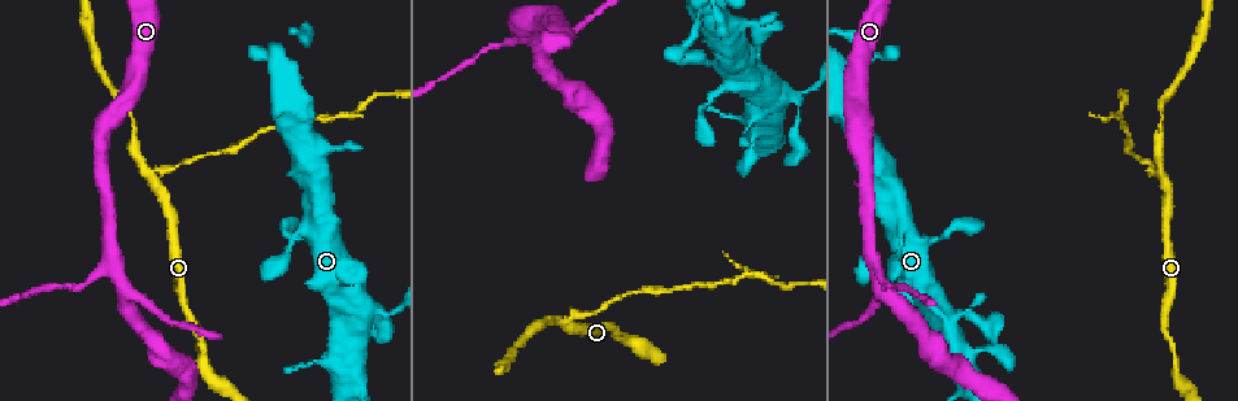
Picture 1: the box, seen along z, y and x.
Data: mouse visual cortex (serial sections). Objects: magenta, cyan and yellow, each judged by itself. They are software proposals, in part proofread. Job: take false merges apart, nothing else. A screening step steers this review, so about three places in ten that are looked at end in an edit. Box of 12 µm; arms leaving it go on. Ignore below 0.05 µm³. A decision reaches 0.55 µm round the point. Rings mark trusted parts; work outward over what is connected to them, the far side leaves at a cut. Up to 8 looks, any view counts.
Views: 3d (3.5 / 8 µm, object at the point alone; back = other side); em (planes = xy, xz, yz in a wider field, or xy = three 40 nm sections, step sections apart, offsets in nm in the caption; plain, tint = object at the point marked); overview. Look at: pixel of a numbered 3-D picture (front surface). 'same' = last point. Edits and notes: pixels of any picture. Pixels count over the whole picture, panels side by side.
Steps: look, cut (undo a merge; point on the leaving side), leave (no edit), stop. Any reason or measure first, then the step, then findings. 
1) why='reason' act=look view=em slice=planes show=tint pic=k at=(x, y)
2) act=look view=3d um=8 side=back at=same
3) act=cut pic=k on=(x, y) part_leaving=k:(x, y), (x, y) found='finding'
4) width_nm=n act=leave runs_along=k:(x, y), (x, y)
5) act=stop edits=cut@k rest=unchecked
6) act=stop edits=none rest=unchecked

why='a narrow waist' act=look view=3d um=8 pic=1 at=(368, 309)

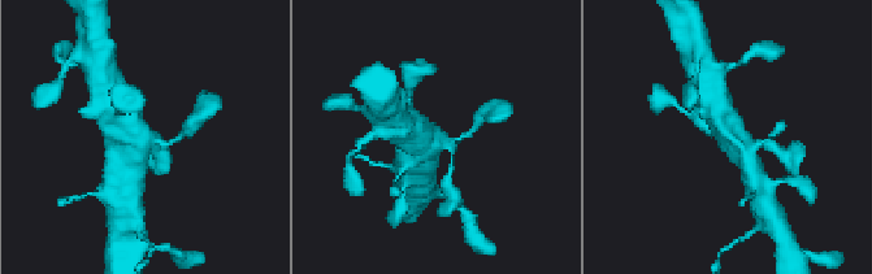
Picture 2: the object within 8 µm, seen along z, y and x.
act=look view=em slice=xy step=1 show=tint pic=2 at=(437, 143)

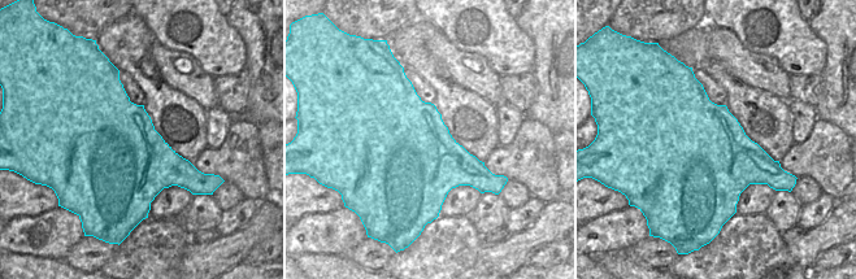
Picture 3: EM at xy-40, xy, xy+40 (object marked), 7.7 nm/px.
act=leave found='one cell here'

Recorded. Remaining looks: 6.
why='three arms meet' act=look view=3d um=8 pic=1 at=(873, 263)

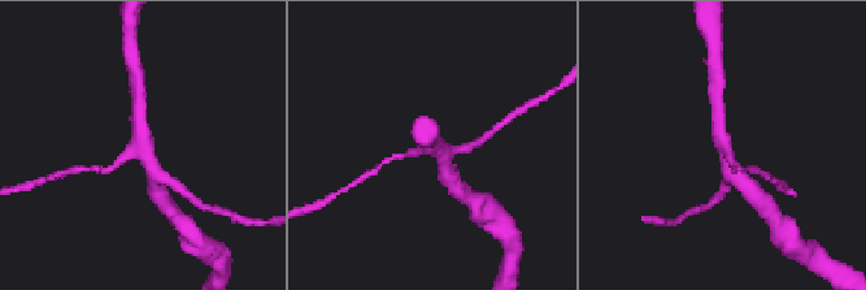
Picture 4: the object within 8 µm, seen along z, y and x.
act=look view=3d um=3.5 pic=4 at=(434, 148)

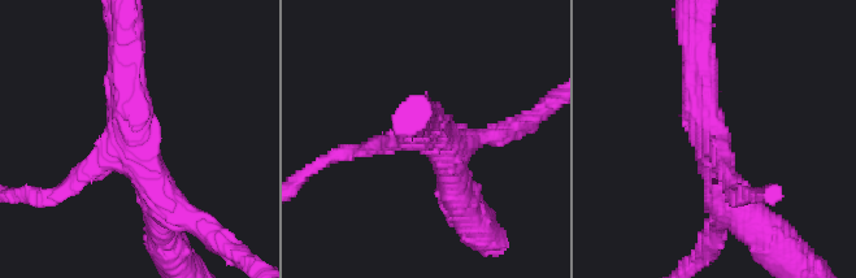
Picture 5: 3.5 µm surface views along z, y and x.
arms=3 arm_widths_nm=250,350,450 act=look view=em slice=xy step=2 show=tint pic=5 at=(129, 138)

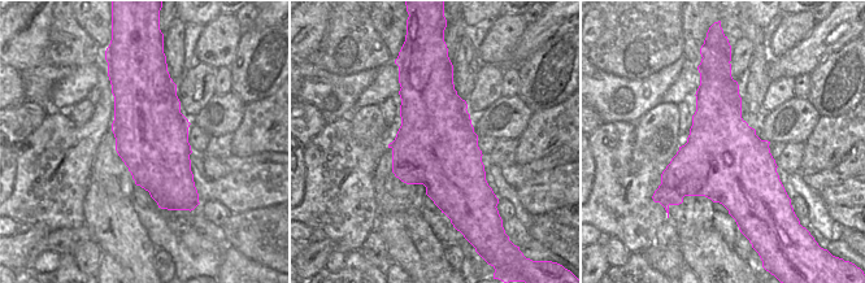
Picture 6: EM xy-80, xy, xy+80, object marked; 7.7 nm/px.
width_nm=650 act=leave runs_along=5:(696, 50), (700, 113), (739, 209) found='one cell here'

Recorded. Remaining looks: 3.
why='three arms meet' act=look view=3d um=3.5 pic=1 at=(1161, 176)

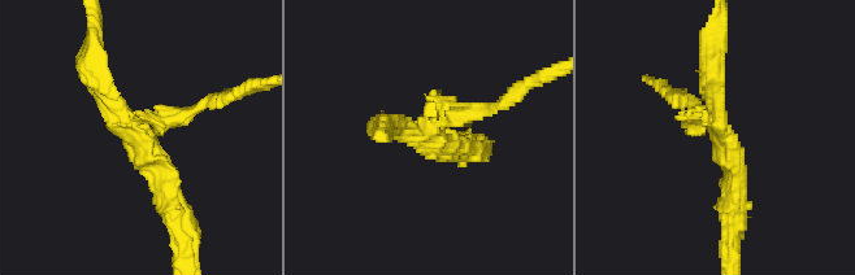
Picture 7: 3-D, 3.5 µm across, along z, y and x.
arms=3 arm_widths_nm=200,200,300 why='now the EM' act=look view=em slice=xy step=3 show=tint pic=7 at=(721, 135)

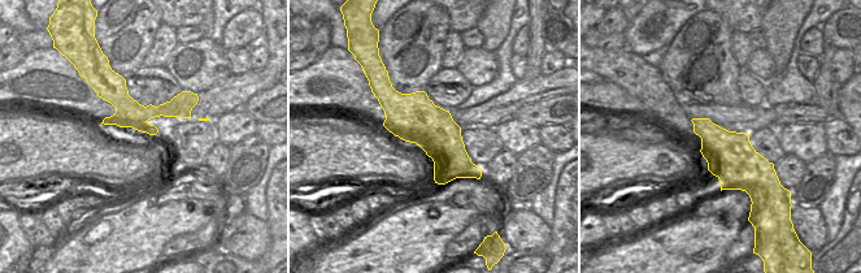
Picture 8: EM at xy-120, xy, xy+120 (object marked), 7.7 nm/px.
act=cut pic=7 on=(480, 109) part_leaving=7:(437, 122), (498, 108), (550, 71) found='a second cell is stuck on'

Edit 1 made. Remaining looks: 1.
act=stop edits=cut@7 rest=unchecked

